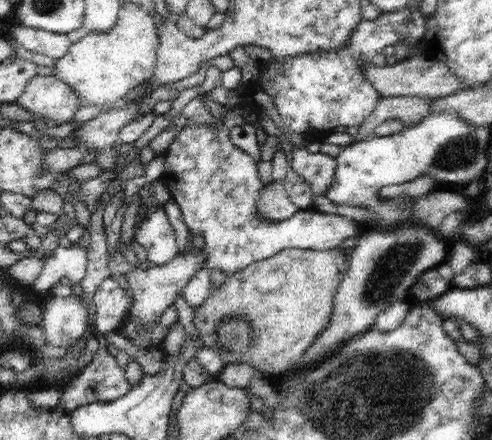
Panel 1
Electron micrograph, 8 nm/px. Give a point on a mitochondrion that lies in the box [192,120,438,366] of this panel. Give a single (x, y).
(381, 285)

